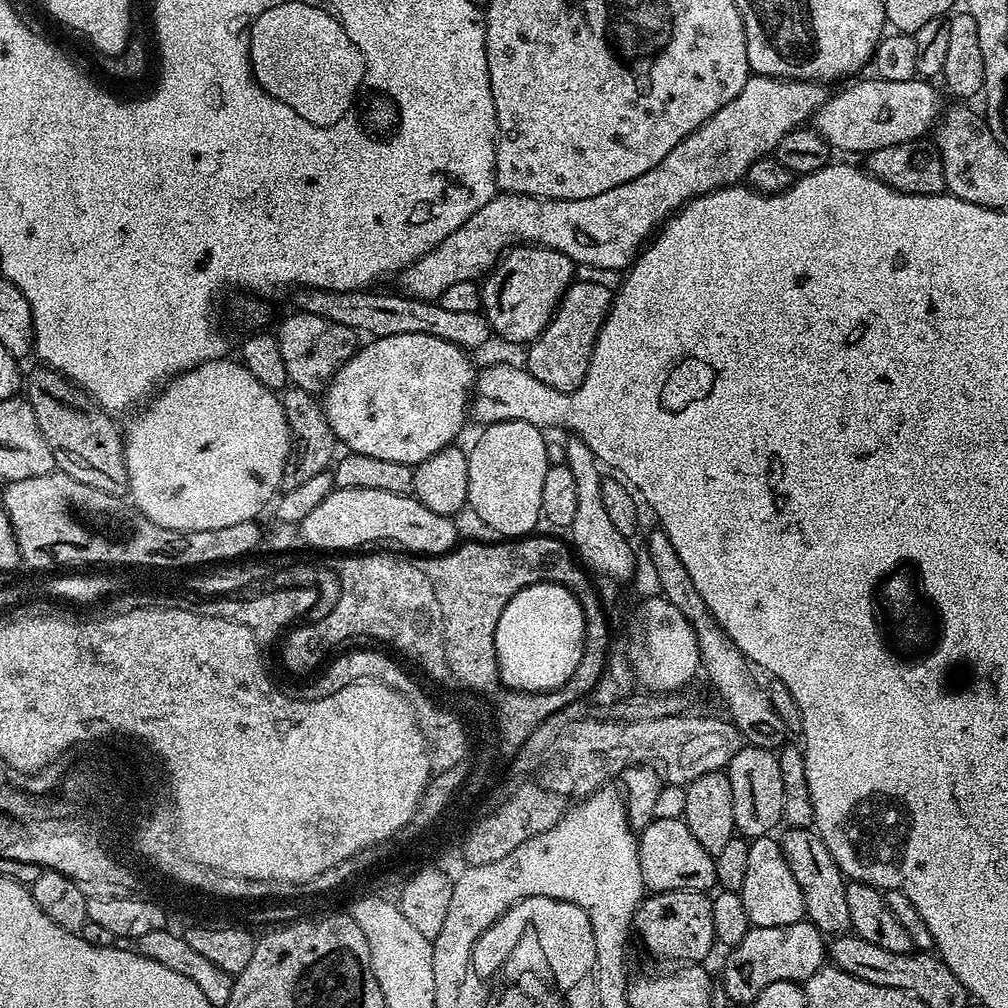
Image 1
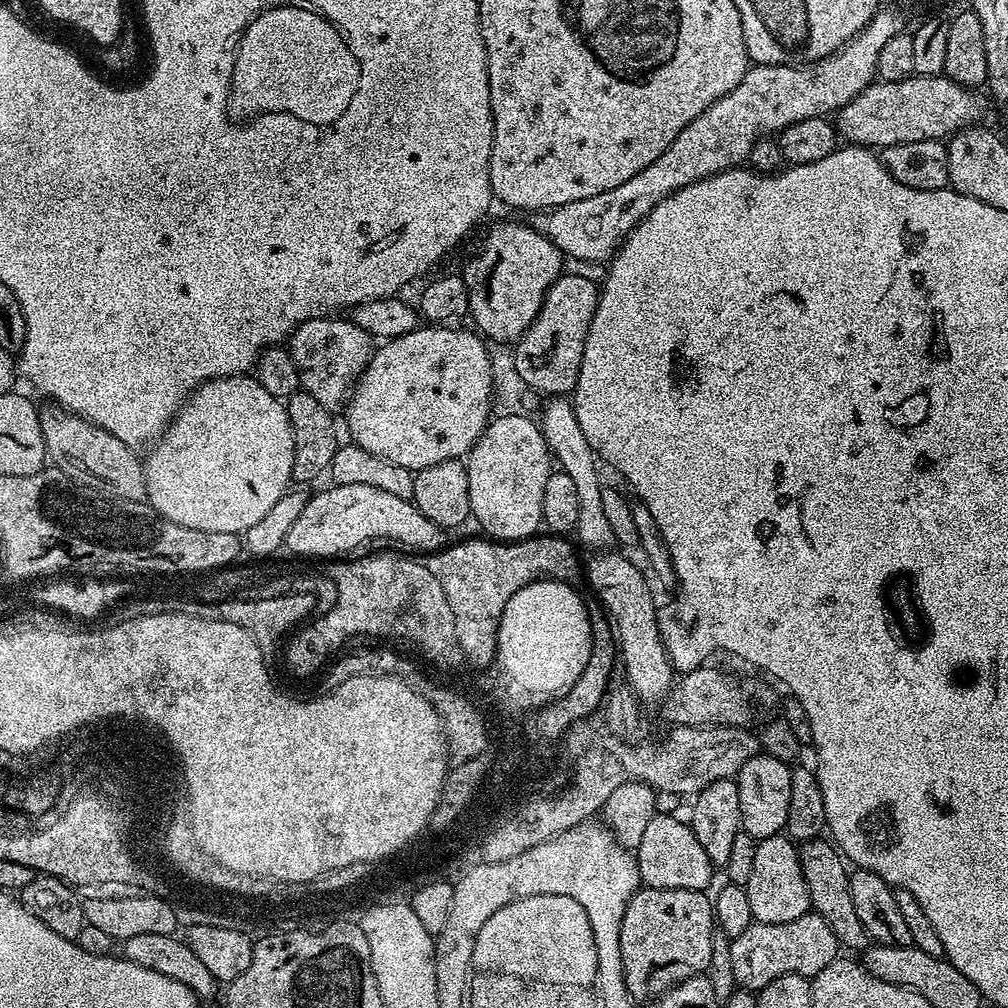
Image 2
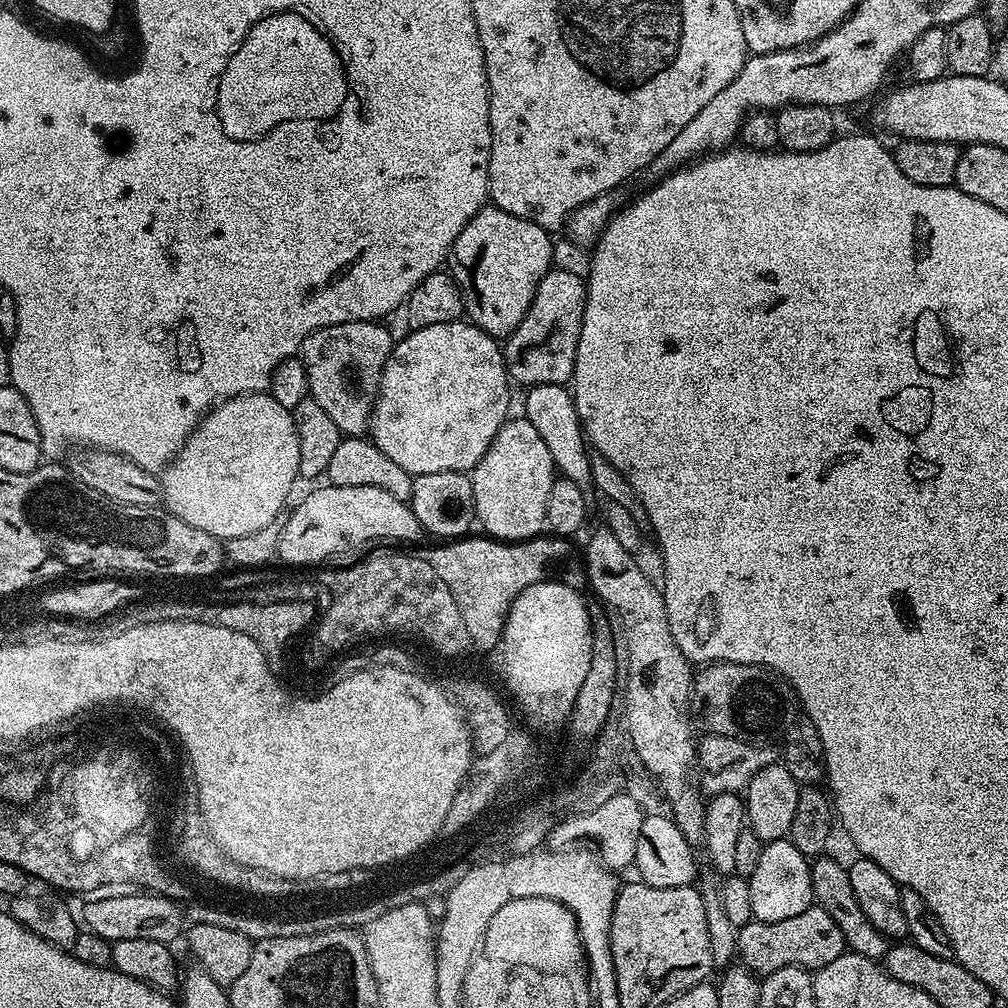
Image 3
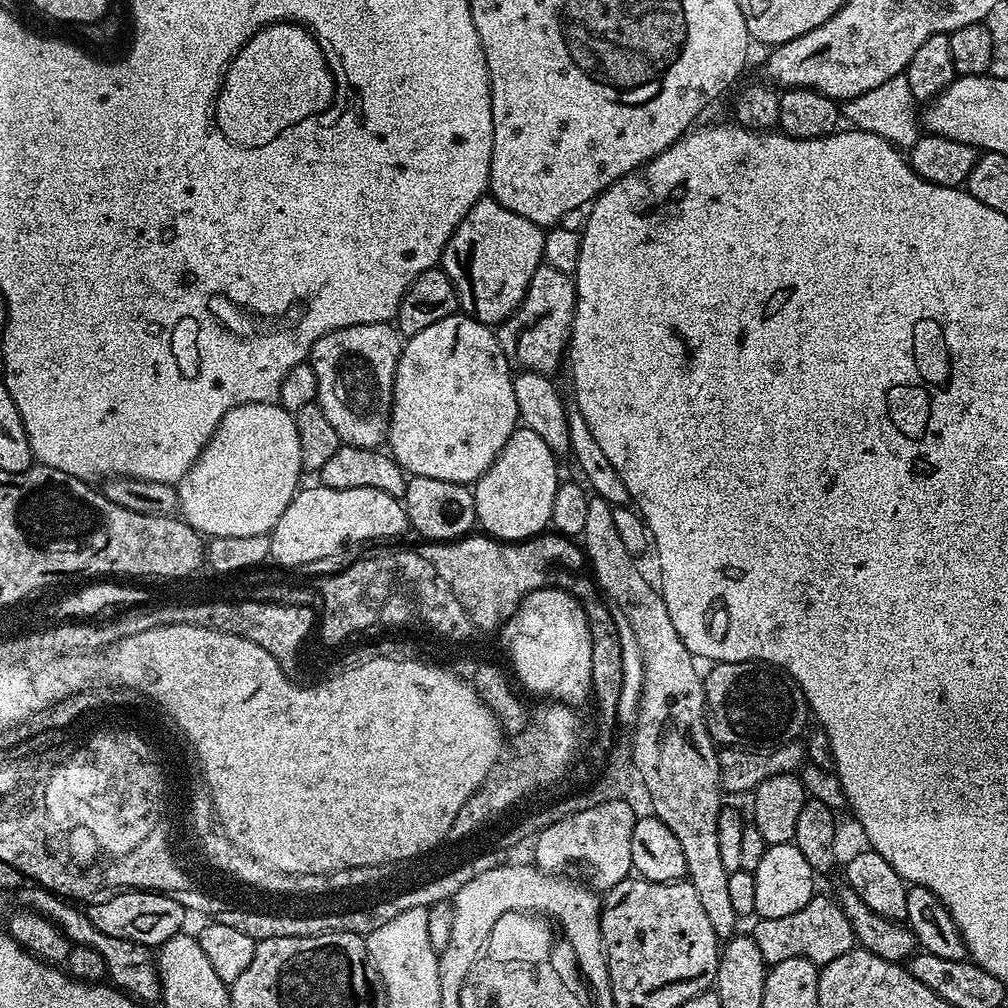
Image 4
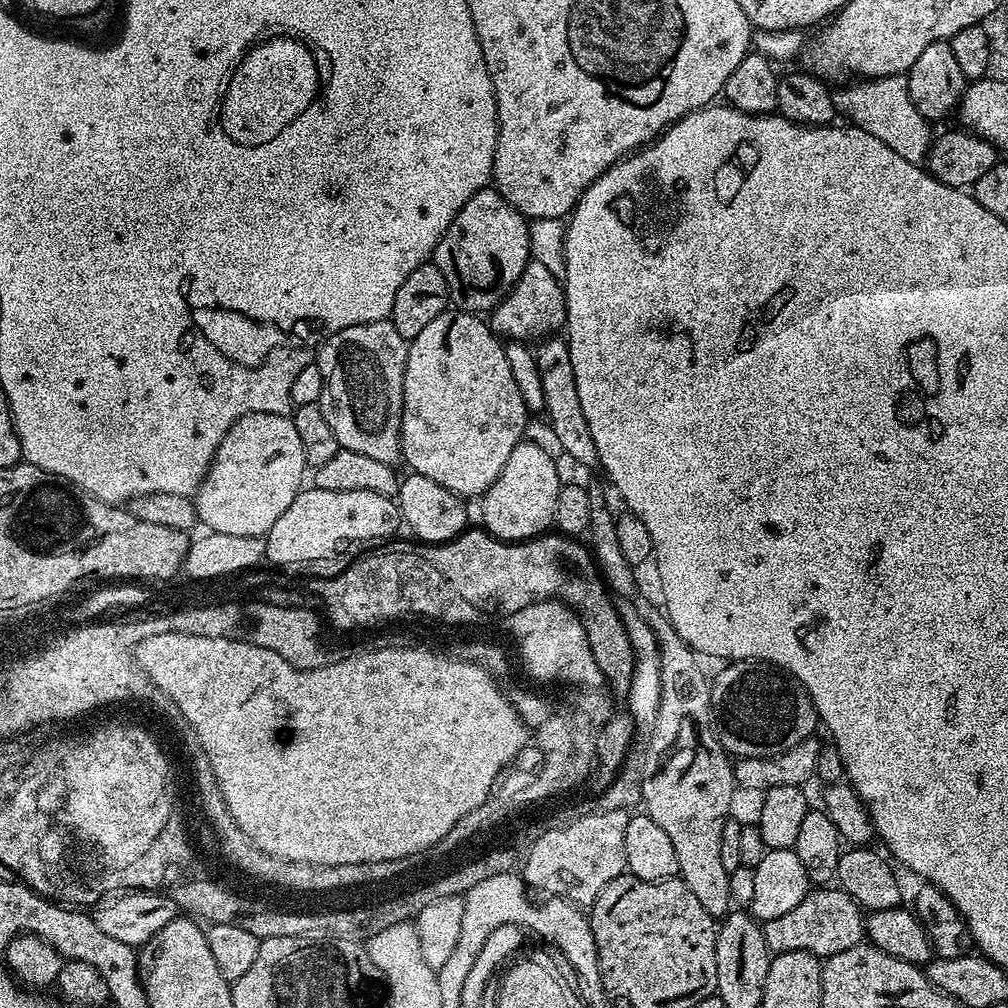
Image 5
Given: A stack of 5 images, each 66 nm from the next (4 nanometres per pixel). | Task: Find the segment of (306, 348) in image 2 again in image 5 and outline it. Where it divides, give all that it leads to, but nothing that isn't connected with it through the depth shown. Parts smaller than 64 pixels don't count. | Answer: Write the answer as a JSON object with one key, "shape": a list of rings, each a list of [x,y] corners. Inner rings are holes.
{"shape":[[[391,319],[346,326],[346,330],[338,330],[321,343],[314,361],[321,371],[324,387],[319,405],[341,448],[354,450],[354,454],[378,458],[378,462],[391,465],[395,465],[401,459],[400,427],[408,346],[409,341],[404,340],[402,334],[398,334],[398,330],[394,330]]]}

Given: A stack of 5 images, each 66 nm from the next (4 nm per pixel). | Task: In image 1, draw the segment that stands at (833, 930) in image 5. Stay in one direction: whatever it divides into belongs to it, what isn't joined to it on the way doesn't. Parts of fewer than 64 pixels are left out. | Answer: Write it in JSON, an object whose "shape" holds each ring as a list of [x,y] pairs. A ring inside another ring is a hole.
{"shape":[[[807,918],[794,922],[790,926],[749,927],[746,938],[742,938],[742,942],[738,942],[738,946],[731,948],[727,955],[728,961],[724,964],[722,986],[733,1005],[750,1006],[756,1001],[758,994],[762,994],[762,990],[766,990],[766,986],[771,986],[773,982],[786,982],[787,980],[803,982],[809,980],[819,968],[825,967],[826,936],[825,933],[819,932]]]}

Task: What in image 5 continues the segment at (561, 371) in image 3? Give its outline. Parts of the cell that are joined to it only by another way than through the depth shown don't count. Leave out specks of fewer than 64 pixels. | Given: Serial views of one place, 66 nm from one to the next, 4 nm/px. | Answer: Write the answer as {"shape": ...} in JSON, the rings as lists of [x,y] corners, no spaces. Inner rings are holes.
{"shape":[[[533,258],[529,259],[526,270],[522,270],[516,285],[490,313],[490,327],[497,336],[525,342],[536,342],[541,338],[551,337],[559,333],[565,324],[566,302],[563,283]]]}

